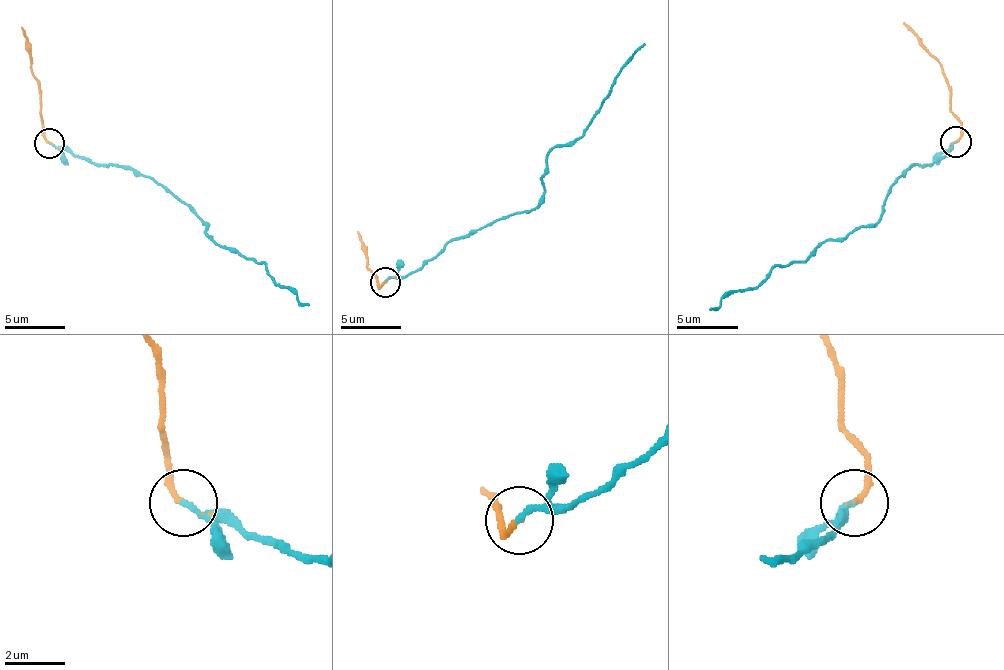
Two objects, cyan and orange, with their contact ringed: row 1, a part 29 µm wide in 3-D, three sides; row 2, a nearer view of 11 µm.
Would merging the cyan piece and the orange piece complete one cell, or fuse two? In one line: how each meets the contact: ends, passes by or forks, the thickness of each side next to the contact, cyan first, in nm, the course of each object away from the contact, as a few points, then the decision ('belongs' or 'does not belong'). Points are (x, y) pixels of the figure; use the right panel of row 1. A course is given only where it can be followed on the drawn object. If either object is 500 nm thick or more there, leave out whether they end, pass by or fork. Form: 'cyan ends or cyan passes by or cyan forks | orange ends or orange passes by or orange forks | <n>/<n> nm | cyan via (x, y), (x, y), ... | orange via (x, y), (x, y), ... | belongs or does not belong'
cyan ends | orange ends | 190/190 nm | cyan via (955, 143), (890, 186), (884, 214), (775, 266), (754, 288), (729, 291), (710, 310) | orange via (955, 143), (961, 133), (961, 121), (952, 112), (952, 87), (939, 62), (902, 22) | does not belong

